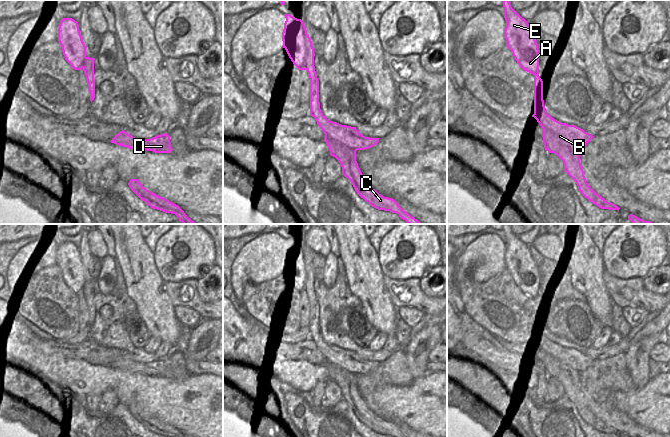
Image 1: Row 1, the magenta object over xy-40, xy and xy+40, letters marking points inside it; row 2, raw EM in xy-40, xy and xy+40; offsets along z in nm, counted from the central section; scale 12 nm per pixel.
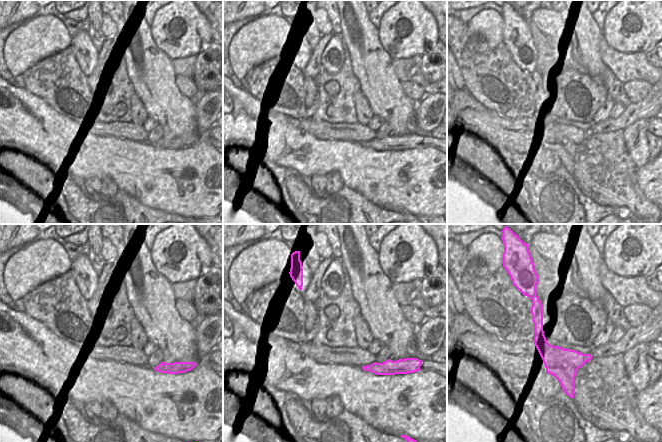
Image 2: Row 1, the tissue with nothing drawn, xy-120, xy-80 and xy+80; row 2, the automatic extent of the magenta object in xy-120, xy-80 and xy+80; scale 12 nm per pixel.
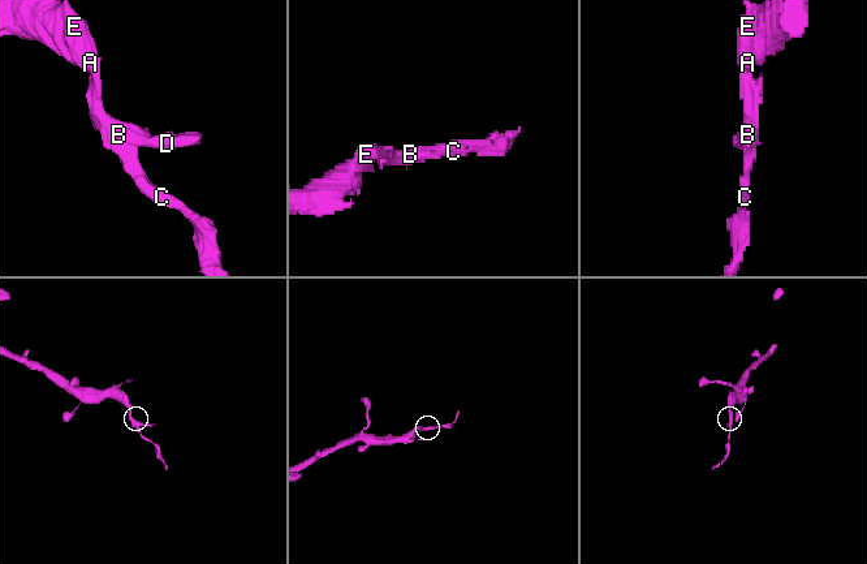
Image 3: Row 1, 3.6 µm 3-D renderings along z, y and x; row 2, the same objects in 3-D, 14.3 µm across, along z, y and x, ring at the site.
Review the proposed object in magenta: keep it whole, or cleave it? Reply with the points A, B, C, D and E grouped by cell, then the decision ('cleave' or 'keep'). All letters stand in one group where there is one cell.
groups A E / B C D; cleave

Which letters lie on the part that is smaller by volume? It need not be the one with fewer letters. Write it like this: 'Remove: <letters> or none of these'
Remove: B, C, D

